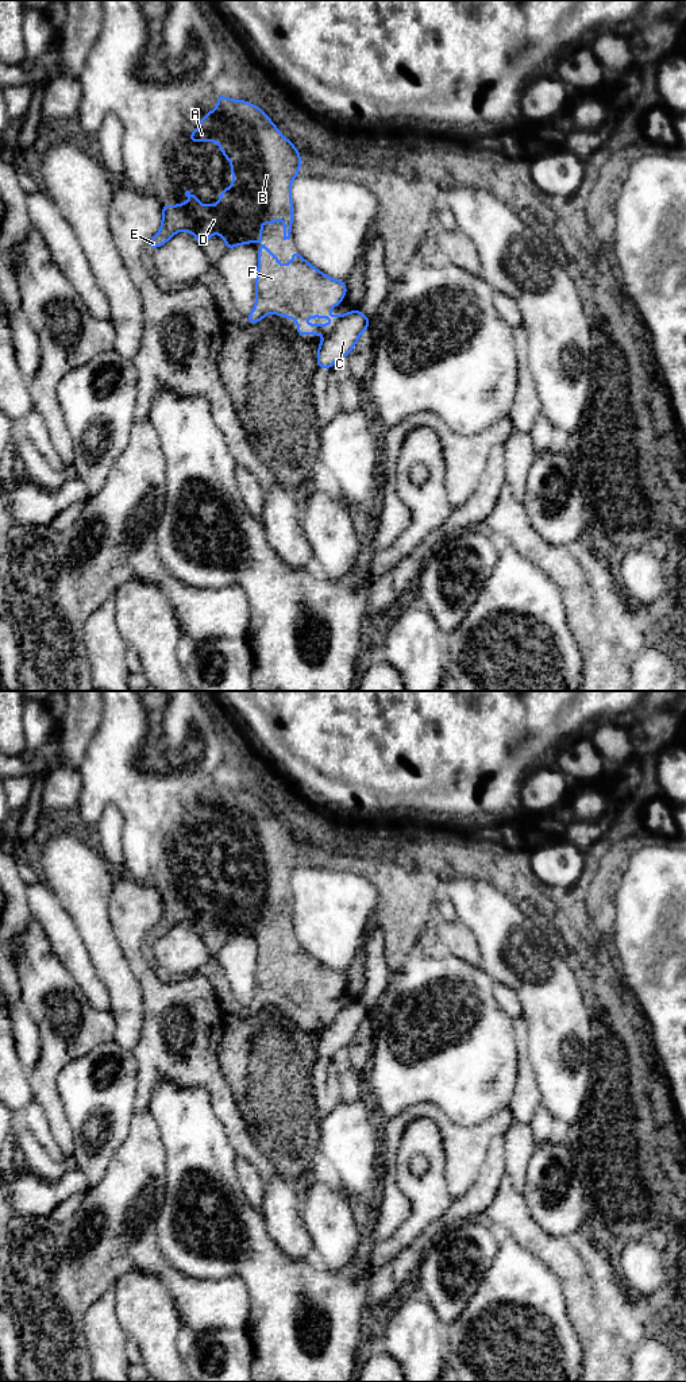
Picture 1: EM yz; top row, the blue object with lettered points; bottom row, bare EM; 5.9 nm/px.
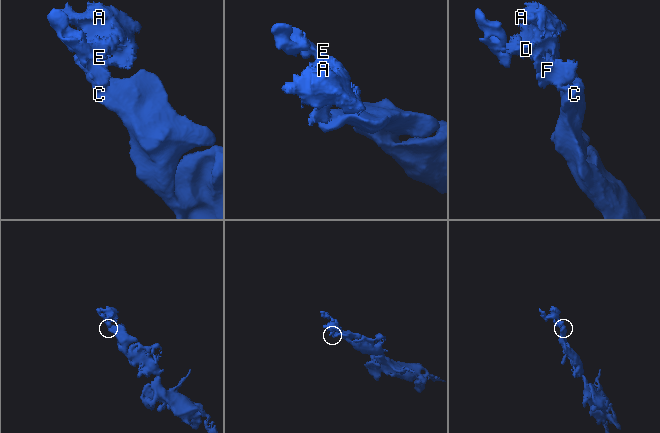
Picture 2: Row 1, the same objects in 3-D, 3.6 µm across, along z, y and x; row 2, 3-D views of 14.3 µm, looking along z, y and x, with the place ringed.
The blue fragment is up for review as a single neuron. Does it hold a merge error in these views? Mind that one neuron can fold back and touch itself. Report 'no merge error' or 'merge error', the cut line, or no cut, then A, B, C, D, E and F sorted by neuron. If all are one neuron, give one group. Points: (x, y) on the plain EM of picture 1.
merge error | yz (342, 1007), (326, 1027) | A B D E F / C

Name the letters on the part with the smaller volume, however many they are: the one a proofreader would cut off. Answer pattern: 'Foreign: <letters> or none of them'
Foreign: A, B, D, E, F

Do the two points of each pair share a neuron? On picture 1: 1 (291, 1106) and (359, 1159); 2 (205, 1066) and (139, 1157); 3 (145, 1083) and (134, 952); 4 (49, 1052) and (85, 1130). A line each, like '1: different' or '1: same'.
1: different
2: different
3: same
4: different

